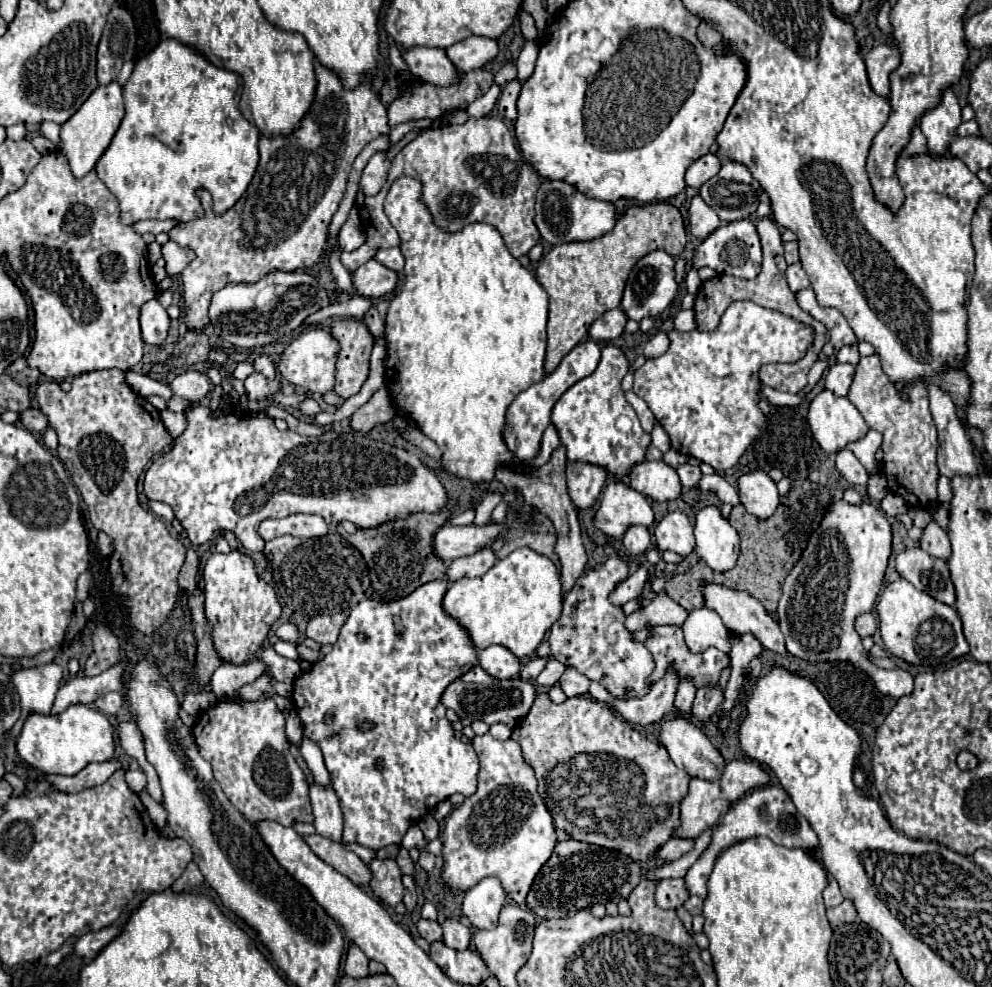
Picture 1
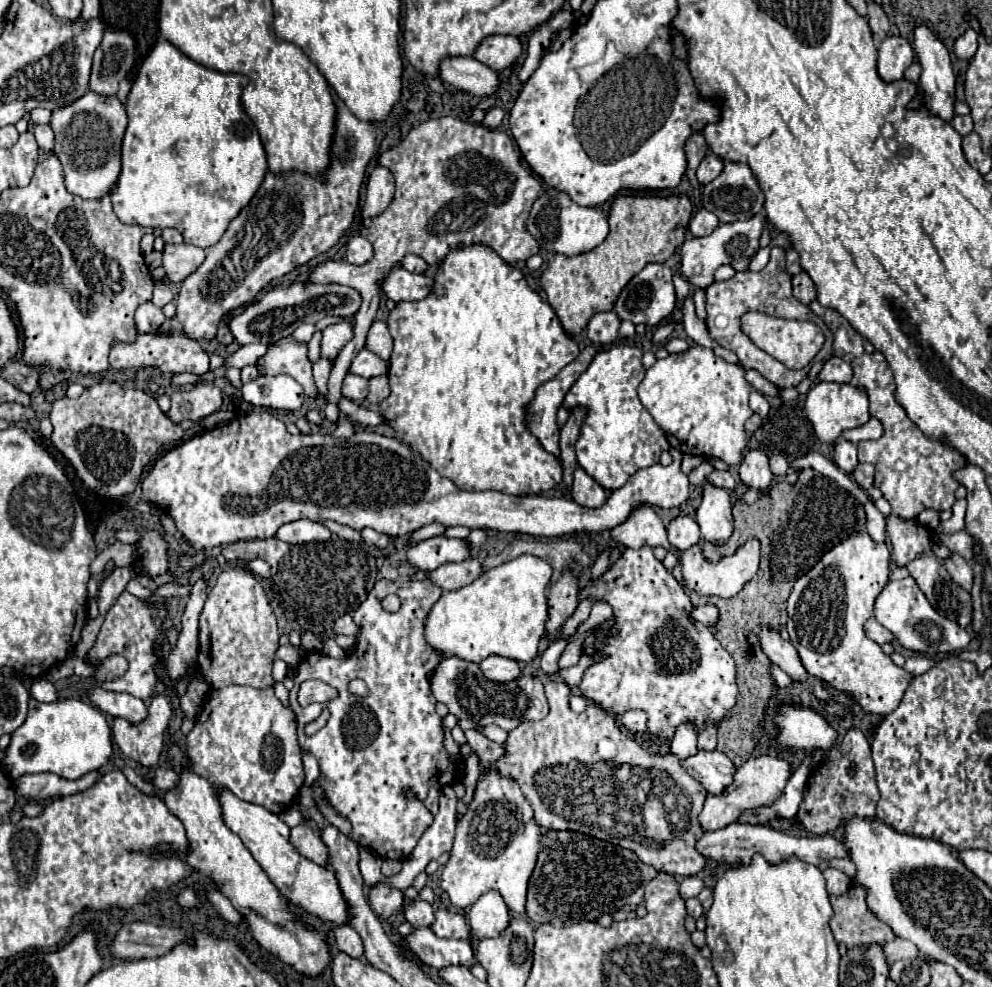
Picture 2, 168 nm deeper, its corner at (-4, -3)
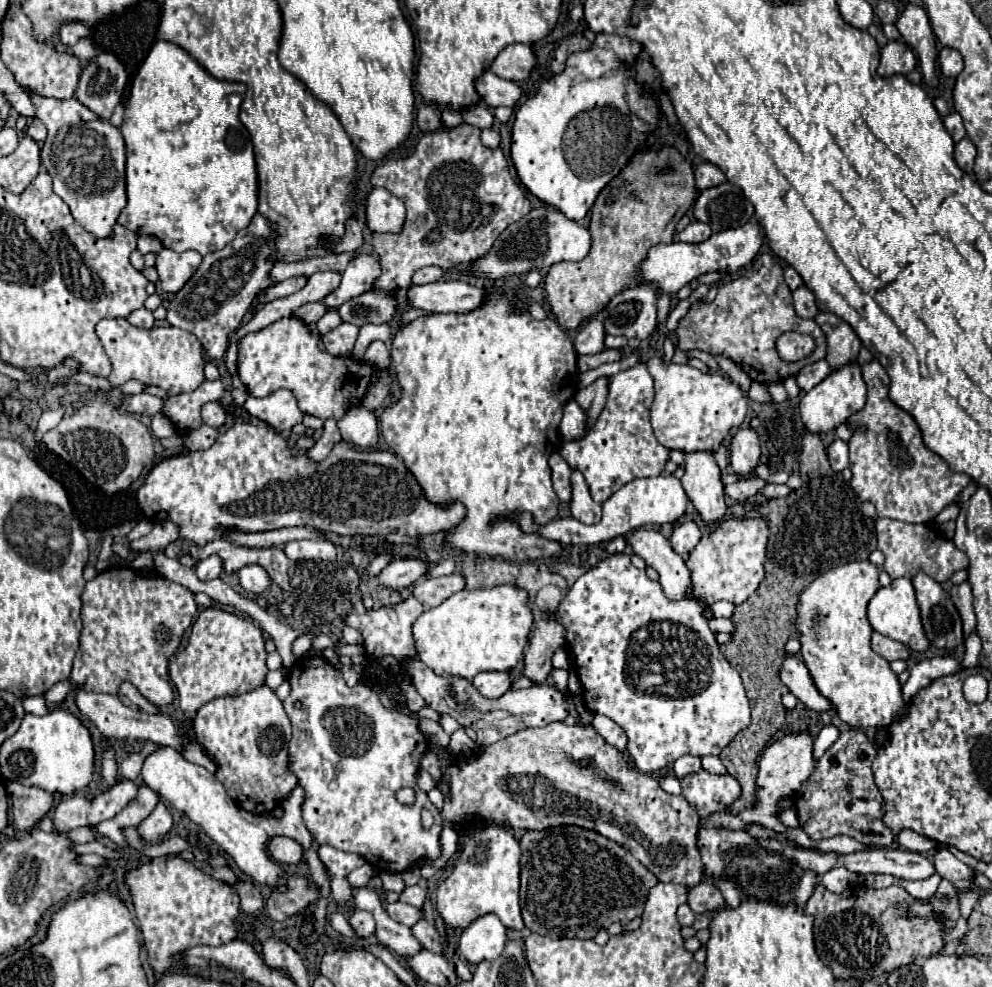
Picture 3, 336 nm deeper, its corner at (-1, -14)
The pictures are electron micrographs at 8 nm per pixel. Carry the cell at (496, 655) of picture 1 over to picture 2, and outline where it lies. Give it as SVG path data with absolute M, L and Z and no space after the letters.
M488 656L480 662L480 668L490 682L510 682L520 676L518 662L502 656Z

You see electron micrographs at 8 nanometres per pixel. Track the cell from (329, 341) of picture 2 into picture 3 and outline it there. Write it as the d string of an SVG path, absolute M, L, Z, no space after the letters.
M341 323L337 329L323 335L325 351L333 357L349 357L353 351L353 345L357 341L359 327L351 323Z

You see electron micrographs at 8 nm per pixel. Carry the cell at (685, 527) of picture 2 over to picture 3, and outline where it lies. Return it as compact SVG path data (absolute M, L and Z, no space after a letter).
M681 521L675 525L671 535L671 547L677 555L689 553L701 539L701 529L693 521Z

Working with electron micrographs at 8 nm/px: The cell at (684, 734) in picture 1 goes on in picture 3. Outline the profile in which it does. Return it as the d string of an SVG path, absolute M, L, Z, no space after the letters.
M707 771L691 773L681 779L683 797L693 803L703 817L727 809L739 797L739 783L731 775L713 775Z

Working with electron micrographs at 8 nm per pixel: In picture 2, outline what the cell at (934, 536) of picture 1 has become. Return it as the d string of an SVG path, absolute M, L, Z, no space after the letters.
M952 554L952 556L946 560L944 566L946 566L946 570L950 572L950 576L952 576L952 580L954 580L956 584L960 584L966 592L972 590L972 568L968 566L968 562L966 562L962 556Z

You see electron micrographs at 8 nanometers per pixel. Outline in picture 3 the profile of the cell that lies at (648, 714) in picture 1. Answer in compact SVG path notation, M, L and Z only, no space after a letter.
M595 715L593 727L595 727L595 731L599 731L599 735L609 745L617 747L619 751L625 751L625 747L627 747L627 735L625 735L625 731L617 723L613 723L611 719L607 719L605 715Z

